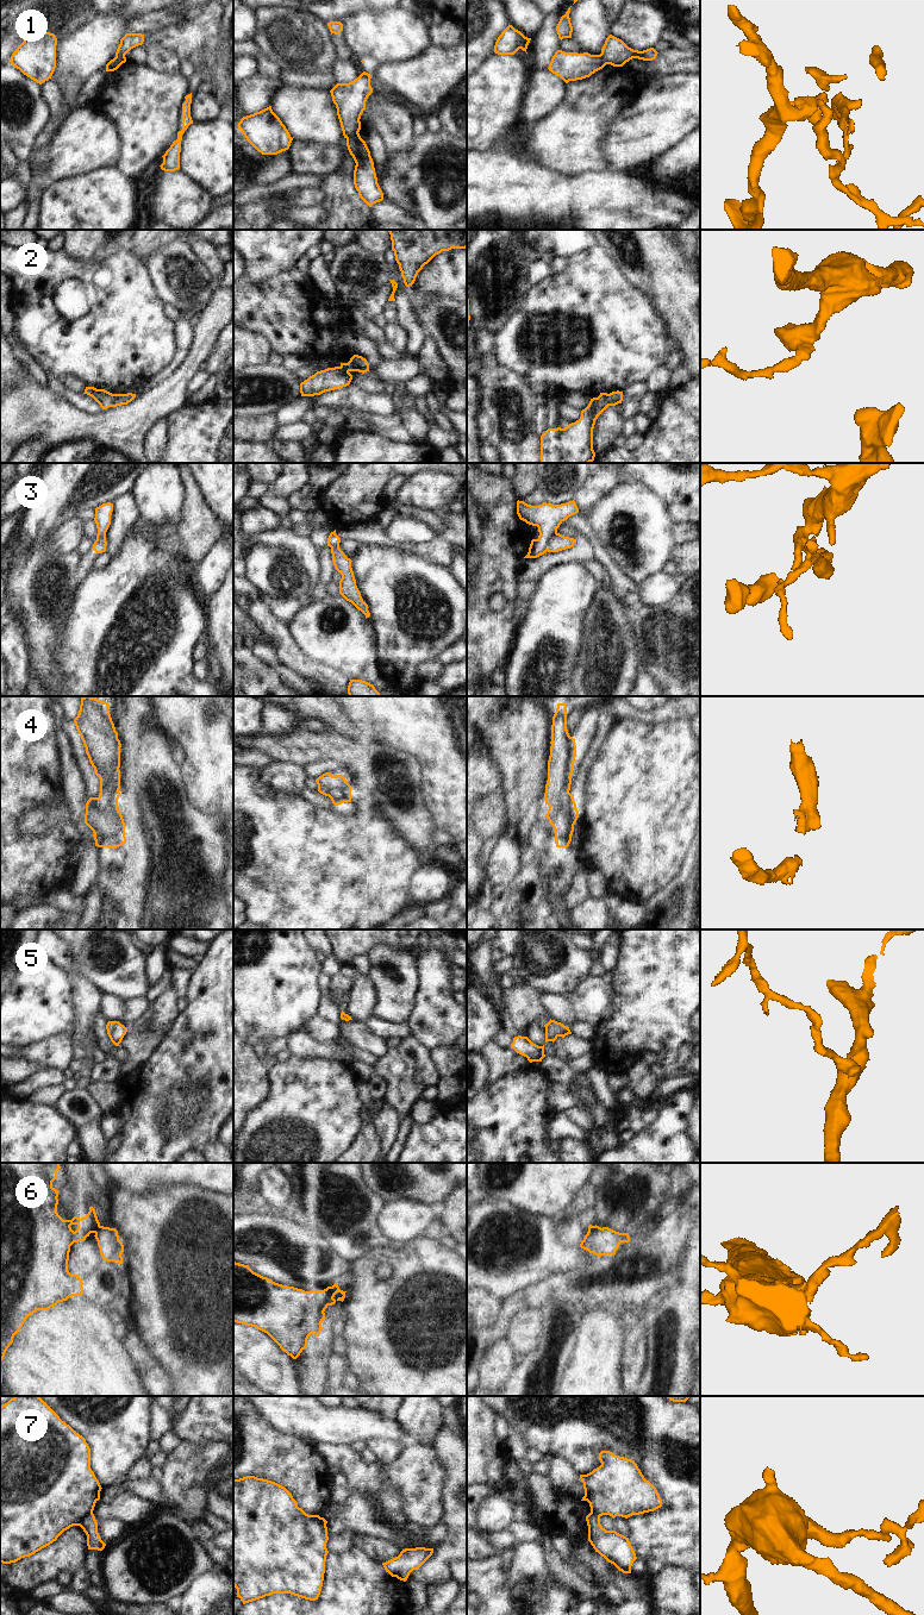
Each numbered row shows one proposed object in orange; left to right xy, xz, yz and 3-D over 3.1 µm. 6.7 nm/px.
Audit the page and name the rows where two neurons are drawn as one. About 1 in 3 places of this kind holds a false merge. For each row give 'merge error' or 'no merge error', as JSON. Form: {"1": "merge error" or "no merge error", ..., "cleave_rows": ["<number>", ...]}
{"1": "merge error", "2": "merge error", "3": "merge error", "4": "no merge error", "5": "no merge error", "6": "merge error", "7": "merge error", "cleave_rows": ["1", "2", "3", "6", "7"]}

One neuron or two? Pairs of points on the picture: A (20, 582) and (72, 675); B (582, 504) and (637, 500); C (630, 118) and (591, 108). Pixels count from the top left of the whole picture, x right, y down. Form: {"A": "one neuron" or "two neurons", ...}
{"A": "two neurons", "B": "two neurons", "C": "two neurons"}

